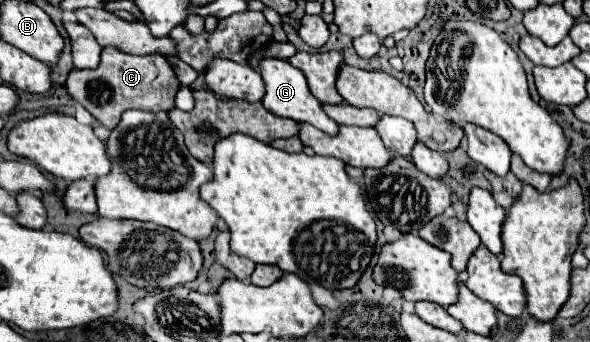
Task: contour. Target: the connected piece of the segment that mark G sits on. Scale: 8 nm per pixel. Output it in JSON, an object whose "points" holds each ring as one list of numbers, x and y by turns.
{"points":[[263,58,259,62,259,72,263,76,265,82,265,96,263,96,263,106,271,112,275,112,277,116,283,118,291,118,297,122,309,122,315,128,327,132,327,134,337,134,339,124,333,122,321,108,321,102,309,92,307,88,307,80,303,78,303,74,299,74,299,70,295,70,287,60,279,60,279,58]]}

